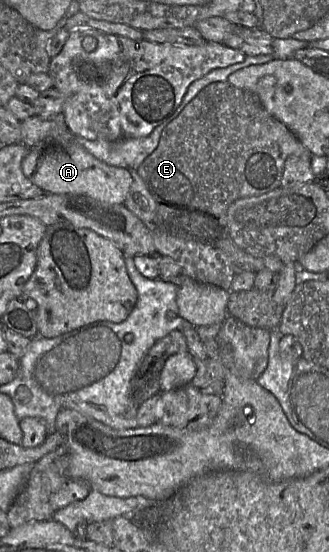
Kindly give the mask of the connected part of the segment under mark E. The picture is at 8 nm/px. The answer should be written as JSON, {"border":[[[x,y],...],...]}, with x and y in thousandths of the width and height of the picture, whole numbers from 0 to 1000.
{"border":[[[663,147],[611,161],[544,208],[505,226],[480,264],[413,312],[471,366],[468,402],[486,417],[675,455],[693,466],[711,496],[796,489],[848,495],[863,476],[842,464],[778,466],[708,438],[687,388],[708,366],[851,339],[866,292],[878,283],[945,288],[951,281],[860,223],[809,201],[775,167],[720,159],[693,147]]]}

